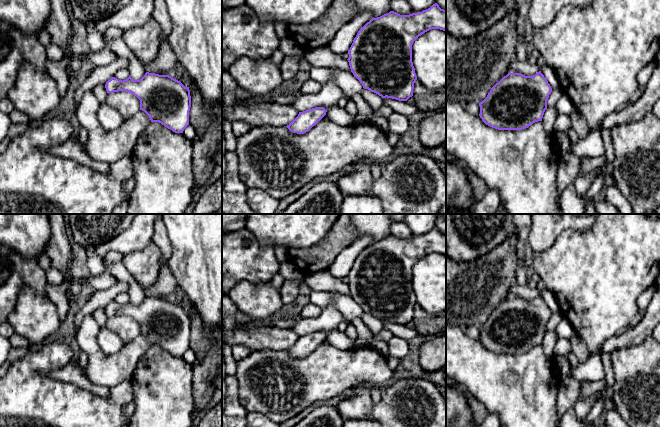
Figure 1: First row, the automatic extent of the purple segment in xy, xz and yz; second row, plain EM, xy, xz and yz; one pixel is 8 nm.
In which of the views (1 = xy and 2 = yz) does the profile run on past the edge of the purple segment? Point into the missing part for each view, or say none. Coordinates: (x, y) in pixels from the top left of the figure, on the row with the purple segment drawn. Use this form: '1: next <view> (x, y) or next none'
1: next none
2: next none

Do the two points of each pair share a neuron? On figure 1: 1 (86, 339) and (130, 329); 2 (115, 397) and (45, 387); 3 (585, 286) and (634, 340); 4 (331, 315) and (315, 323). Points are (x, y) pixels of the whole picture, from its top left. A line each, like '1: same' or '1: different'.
1: different
2: same
3: different
4: same

